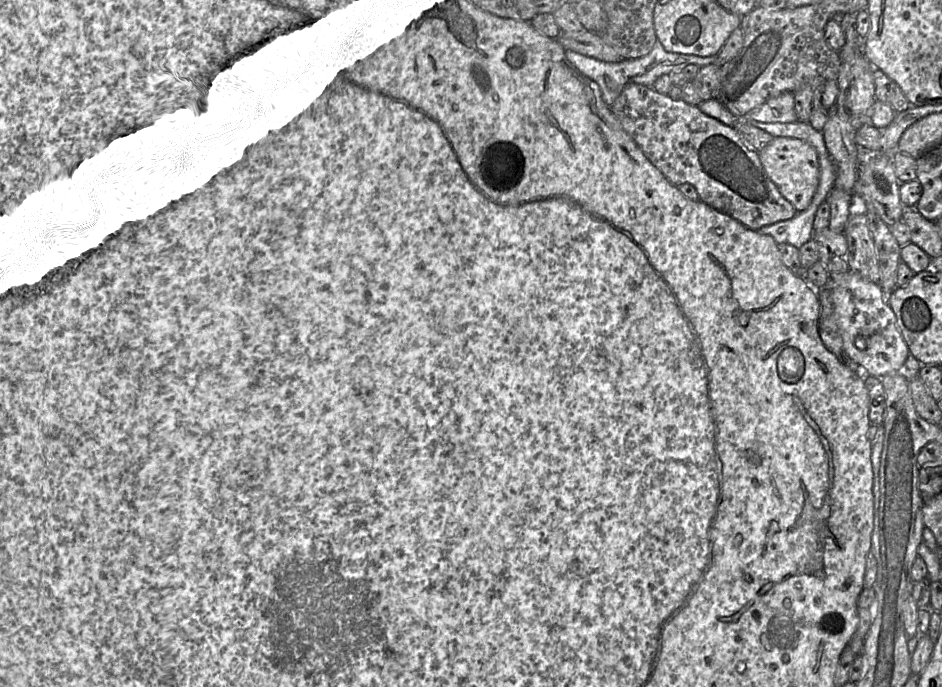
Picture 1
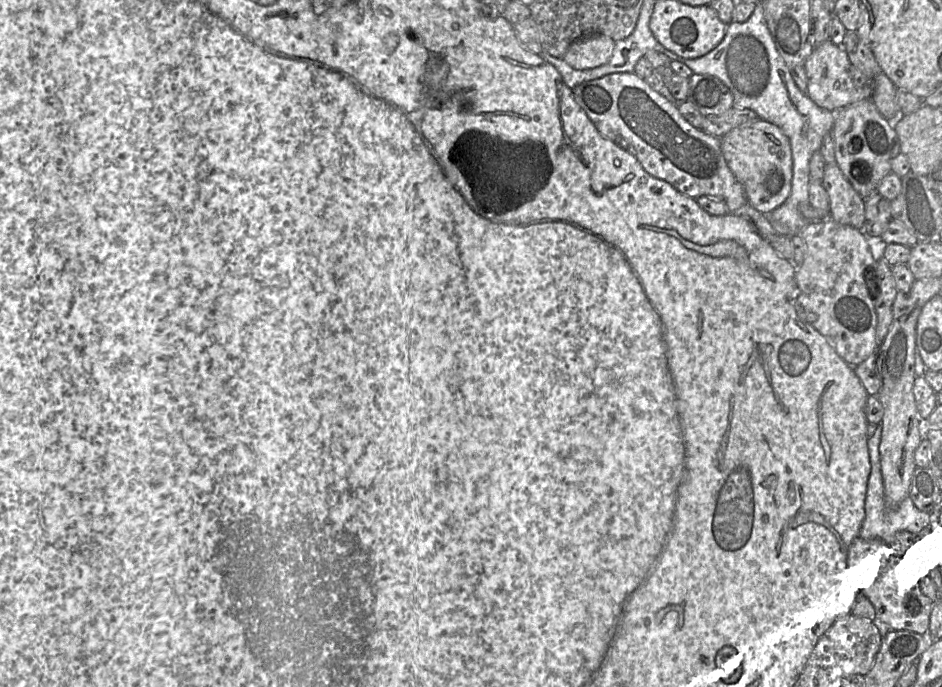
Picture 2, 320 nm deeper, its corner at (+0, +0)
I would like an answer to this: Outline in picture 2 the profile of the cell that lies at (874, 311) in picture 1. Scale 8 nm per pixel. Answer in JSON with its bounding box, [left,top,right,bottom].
[795,217,882,367]

